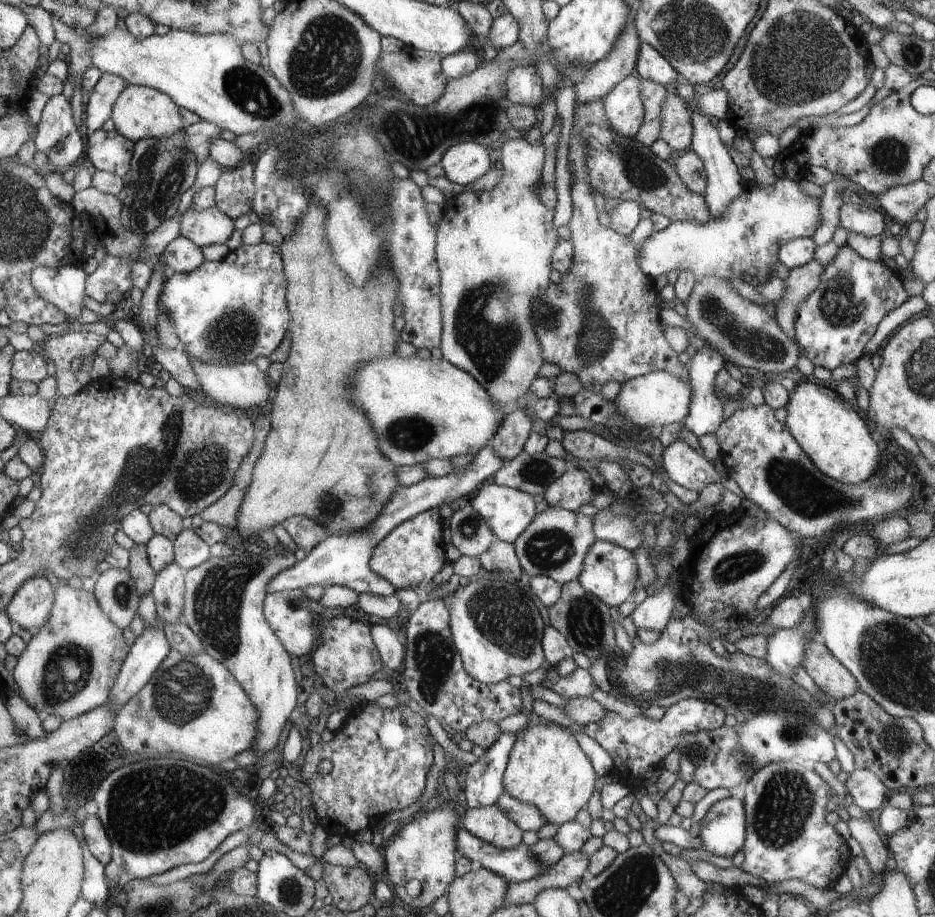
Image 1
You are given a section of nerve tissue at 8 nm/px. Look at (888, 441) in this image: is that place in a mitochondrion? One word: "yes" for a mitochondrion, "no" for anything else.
no

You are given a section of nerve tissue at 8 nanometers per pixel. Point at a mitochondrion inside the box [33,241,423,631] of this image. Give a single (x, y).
(194, 474)

